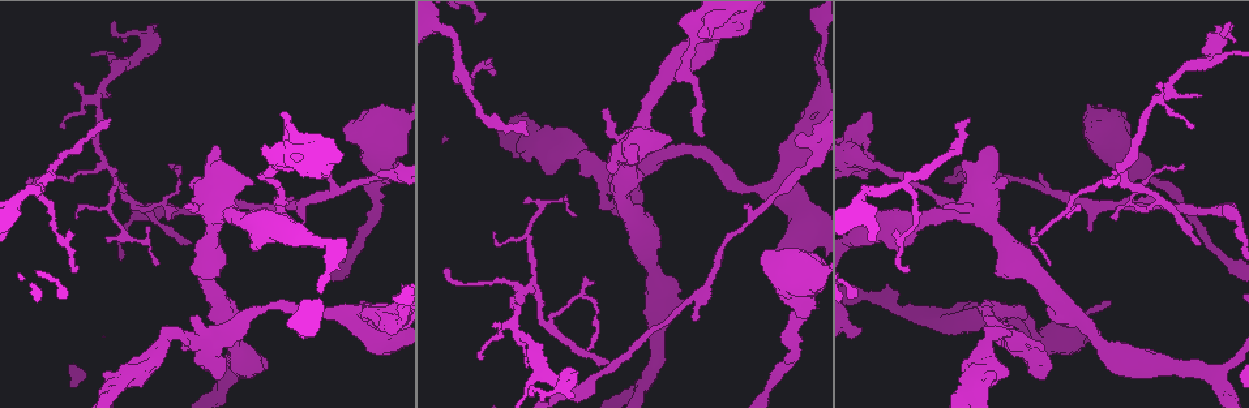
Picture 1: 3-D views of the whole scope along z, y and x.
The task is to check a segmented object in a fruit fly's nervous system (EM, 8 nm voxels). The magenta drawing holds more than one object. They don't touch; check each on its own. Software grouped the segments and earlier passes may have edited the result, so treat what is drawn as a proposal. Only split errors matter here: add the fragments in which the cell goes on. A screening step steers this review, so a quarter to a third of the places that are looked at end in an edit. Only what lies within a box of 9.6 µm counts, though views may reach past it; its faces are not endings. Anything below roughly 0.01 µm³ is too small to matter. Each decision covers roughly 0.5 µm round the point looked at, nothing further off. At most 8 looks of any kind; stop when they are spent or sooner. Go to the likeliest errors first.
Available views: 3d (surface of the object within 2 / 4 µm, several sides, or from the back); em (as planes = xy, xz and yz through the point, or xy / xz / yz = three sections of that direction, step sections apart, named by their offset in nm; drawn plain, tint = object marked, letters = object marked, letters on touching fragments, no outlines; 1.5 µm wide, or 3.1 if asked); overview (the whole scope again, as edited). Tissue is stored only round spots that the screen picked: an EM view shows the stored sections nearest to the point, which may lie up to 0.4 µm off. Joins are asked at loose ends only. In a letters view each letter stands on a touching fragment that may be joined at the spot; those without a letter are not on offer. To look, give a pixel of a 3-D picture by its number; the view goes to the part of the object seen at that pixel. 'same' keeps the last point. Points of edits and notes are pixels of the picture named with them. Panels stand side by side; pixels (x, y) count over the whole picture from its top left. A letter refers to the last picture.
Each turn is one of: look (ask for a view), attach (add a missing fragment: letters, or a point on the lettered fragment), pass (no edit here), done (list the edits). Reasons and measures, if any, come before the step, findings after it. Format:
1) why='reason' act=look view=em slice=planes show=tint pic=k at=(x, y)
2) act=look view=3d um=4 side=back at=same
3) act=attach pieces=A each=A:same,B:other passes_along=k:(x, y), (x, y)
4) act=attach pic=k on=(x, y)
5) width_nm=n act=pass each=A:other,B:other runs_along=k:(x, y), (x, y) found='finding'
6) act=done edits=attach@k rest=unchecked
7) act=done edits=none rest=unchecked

act=look view=3d um=2 pic=1 at=(78, 266)

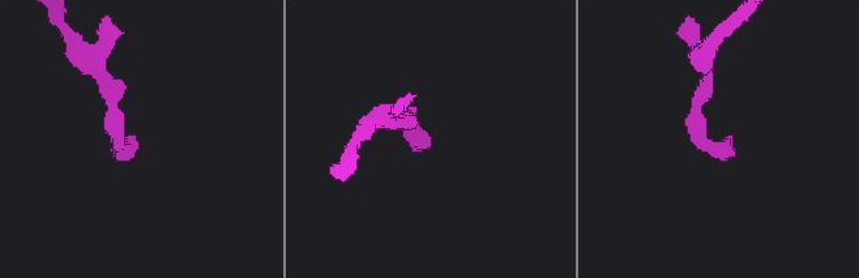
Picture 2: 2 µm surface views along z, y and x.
act=look view=em slice=planes show=tint pic=2 at=(134, 139)

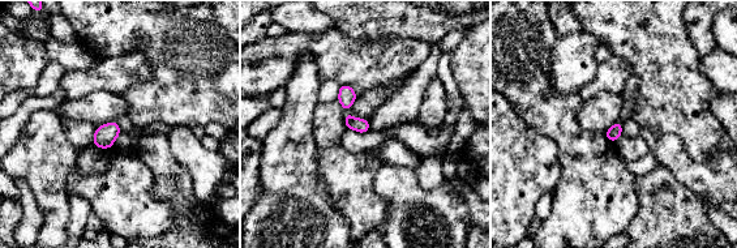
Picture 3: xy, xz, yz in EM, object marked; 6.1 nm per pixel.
why='see the neighbours' act=look view=em slice=planes show=letters at=same

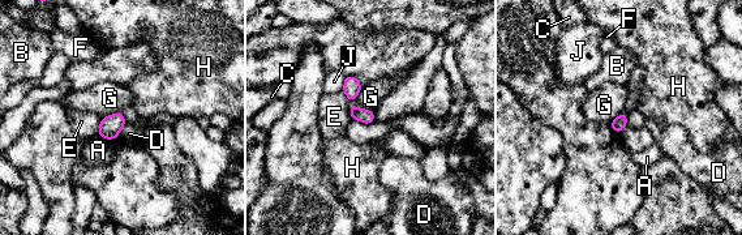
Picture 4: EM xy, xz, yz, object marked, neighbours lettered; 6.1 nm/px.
act=pass each=A:other,B:other,C:other,D:other,E:other,F:other,G:other,H:other,J:other border=4:(350, 105), (373, 111) found='no lettered fragment goes on from it'

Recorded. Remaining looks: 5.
why='free end' act=look view=em slice=yz step=4 show=tint pic=1 at=(281, 113)

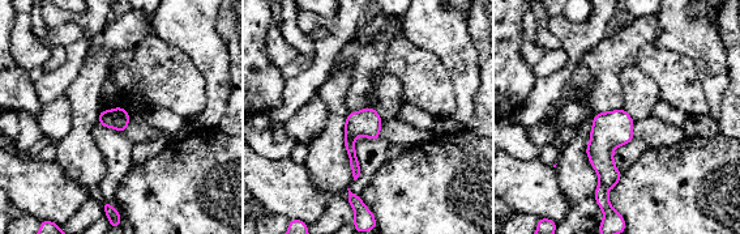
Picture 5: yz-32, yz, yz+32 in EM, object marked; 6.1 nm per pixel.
why='another direction' act=look view=em slice=planes show=letters at=same

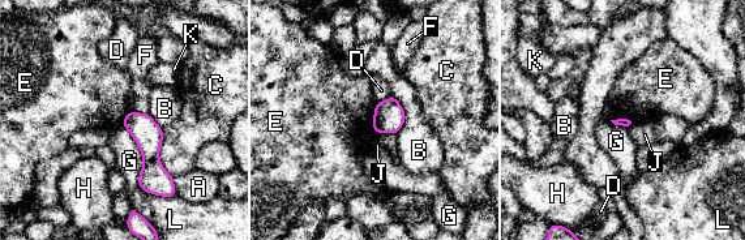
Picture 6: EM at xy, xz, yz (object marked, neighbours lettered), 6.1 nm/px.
act=pass each=A:other,B:other,C:other,D:other,E:other,F:other,G:other,H:other,J:other,K:other,L:other found='none of them fits'

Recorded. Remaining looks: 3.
why='branch stops here' act=look view=3d um=4 side=back pic=1 at=(802, 134)

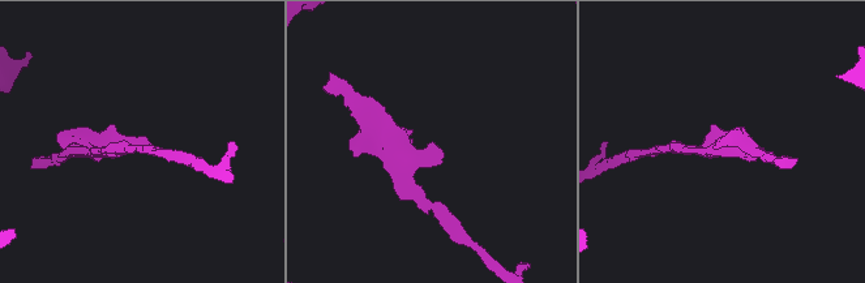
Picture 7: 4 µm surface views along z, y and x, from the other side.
act=look view=em slice=planes show=letters pic=7 at=(429, 145)

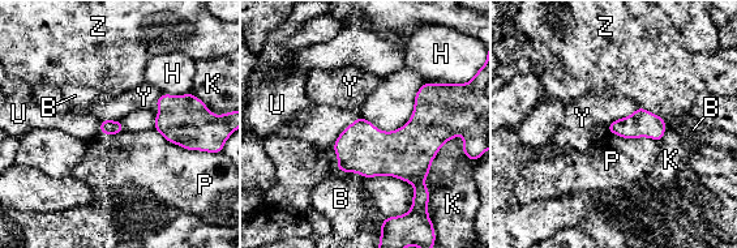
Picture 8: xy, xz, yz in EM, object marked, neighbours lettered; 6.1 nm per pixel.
act=pass each=B:other,H:other,K:other,P:other,U:other,Y:other,Z:other border=8:(638, 107), (607, 125) found='no lettered fragment goes on from it'

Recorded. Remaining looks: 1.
act=done edits=none rest=unchecked

